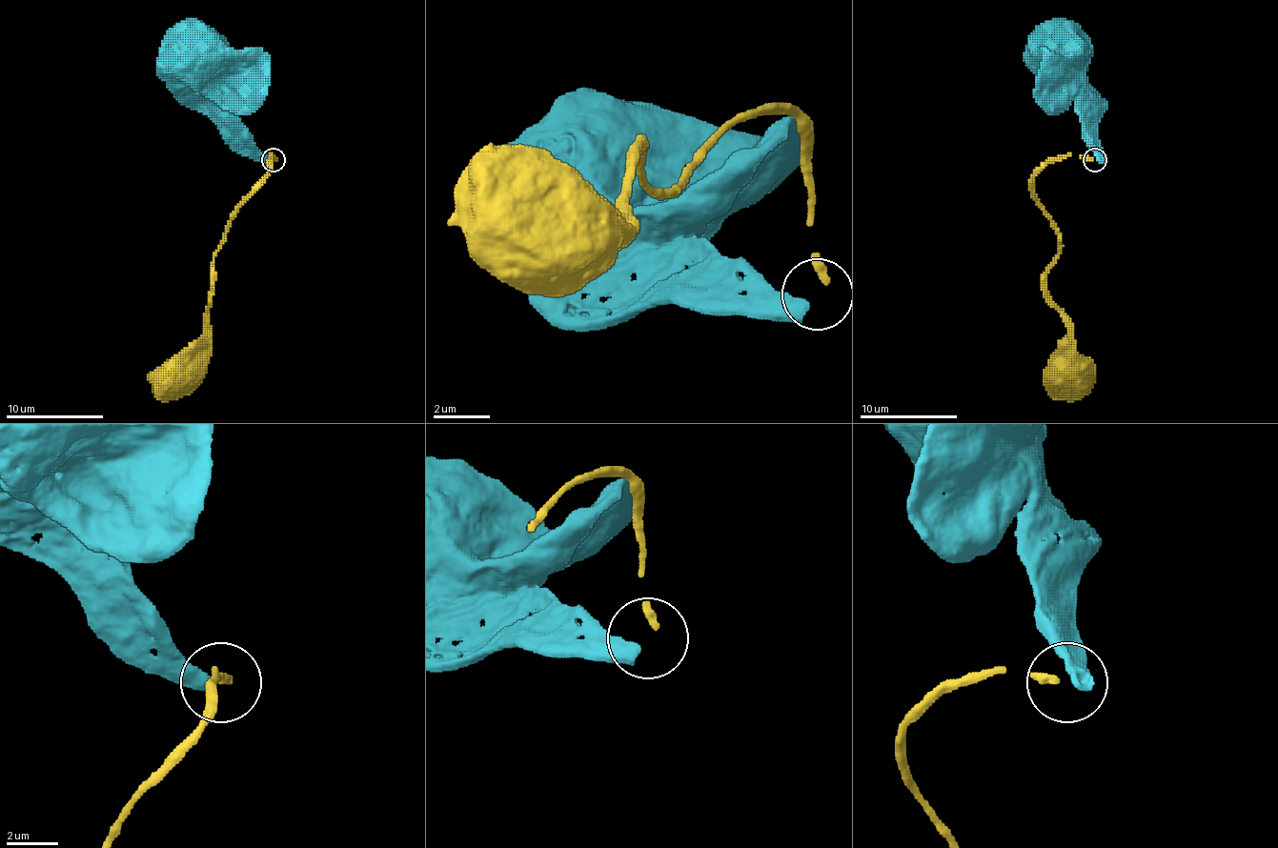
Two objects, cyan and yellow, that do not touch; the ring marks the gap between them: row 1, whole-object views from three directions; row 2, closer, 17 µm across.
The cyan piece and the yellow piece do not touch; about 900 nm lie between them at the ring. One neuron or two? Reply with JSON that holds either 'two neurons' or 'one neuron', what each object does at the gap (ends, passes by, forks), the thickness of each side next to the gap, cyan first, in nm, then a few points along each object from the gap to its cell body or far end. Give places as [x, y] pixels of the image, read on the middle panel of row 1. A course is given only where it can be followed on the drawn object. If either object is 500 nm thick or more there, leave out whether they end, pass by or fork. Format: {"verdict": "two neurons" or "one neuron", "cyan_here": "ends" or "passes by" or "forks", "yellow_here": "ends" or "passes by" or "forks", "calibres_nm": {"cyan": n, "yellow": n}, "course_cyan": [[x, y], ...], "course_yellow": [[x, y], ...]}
{"verdict": "two neurons", "calibres_nm": {"cyan": 500, "yellow": 300}, "course_cyan": [[806, 301], [693, 237], [693, 201], [642, 151], [621, 151], [599, 158]], "course_yellow": [[828, 287], [792, 115], [742, 115], [671, 187], [642, 180], [642, 151], [614, 215], [543, 215]]}

